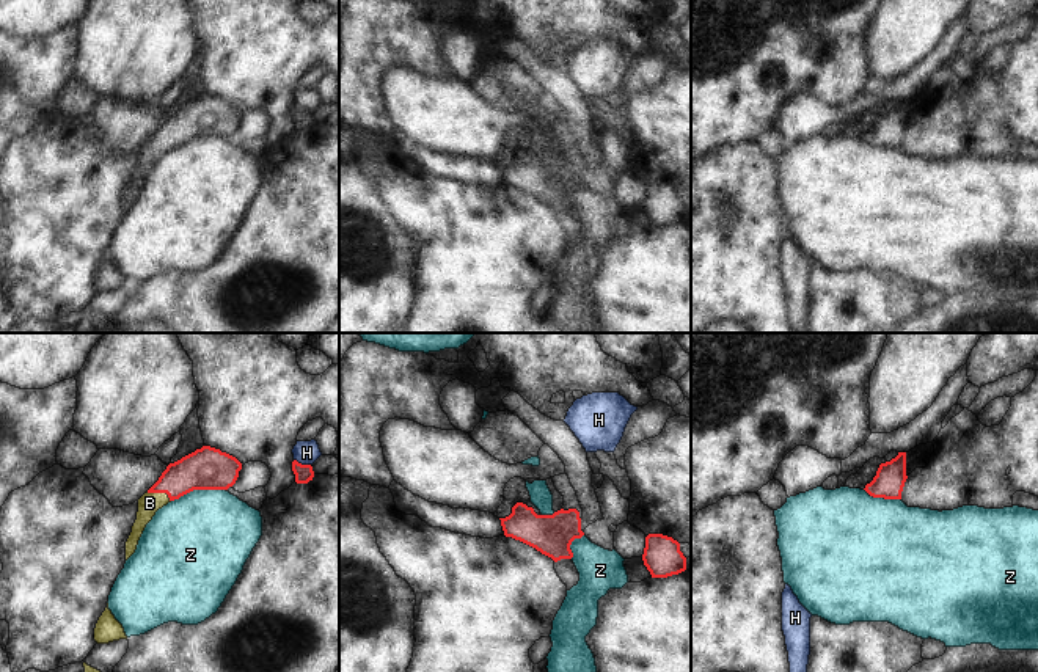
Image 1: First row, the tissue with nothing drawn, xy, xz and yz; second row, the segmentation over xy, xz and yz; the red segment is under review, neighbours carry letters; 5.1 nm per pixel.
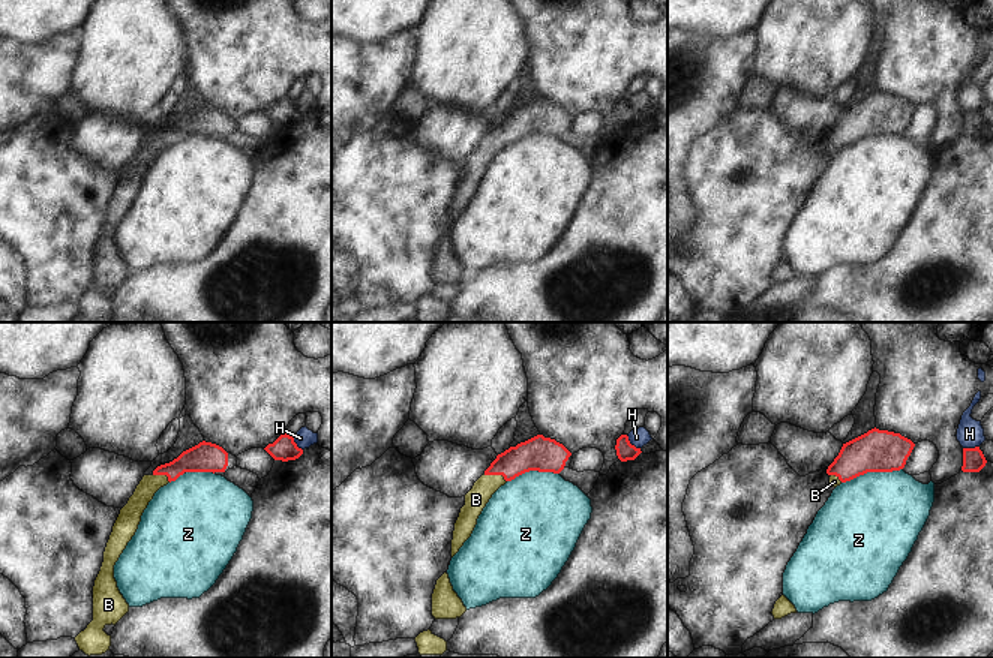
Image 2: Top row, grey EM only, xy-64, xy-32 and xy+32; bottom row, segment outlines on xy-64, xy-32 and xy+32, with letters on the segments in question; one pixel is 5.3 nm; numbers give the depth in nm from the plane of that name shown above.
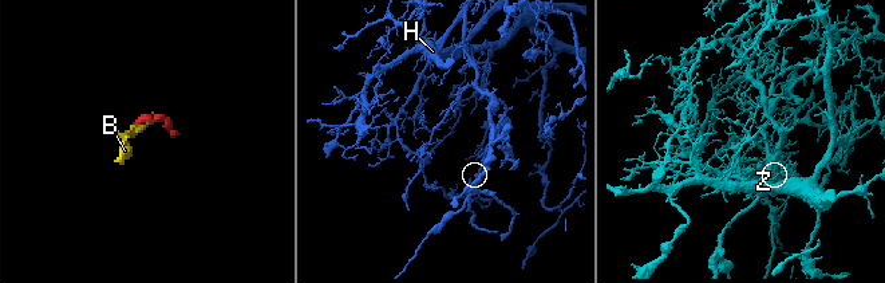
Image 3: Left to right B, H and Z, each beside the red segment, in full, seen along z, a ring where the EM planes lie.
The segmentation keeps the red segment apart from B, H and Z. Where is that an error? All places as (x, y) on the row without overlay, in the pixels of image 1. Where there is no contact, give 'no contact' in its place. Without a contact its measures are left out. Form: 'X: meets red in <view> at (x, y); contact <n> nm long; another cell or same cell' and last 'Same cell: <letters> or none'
B: meets red in xy at (160, 140); contact 140 nm long; same cell
H: meets red in xy at (300, 112); contact 90 nm long; another cell
Z: meets red in xy at (198, 137); contact 280 nm long; another cell
Same cell: B

